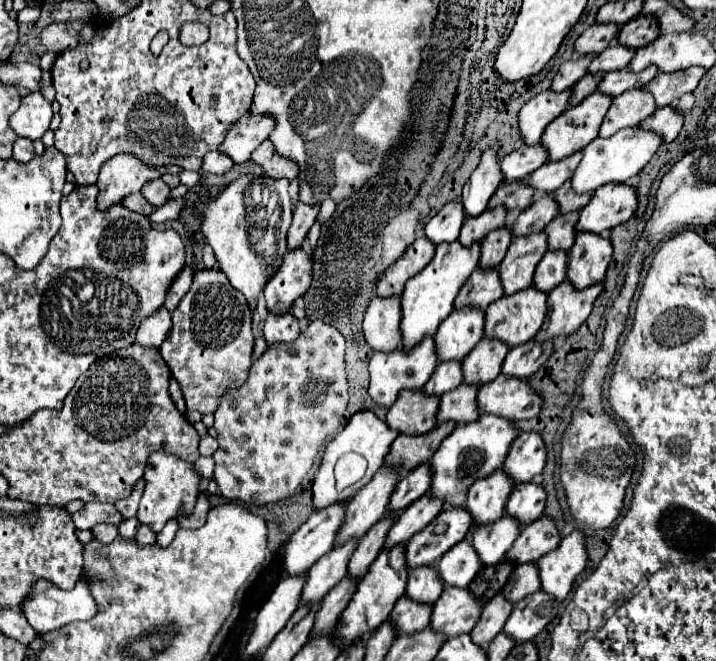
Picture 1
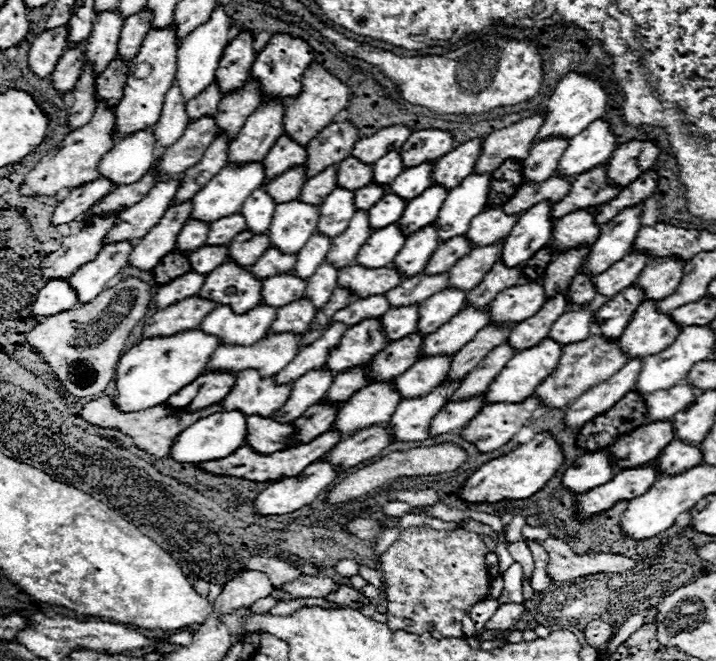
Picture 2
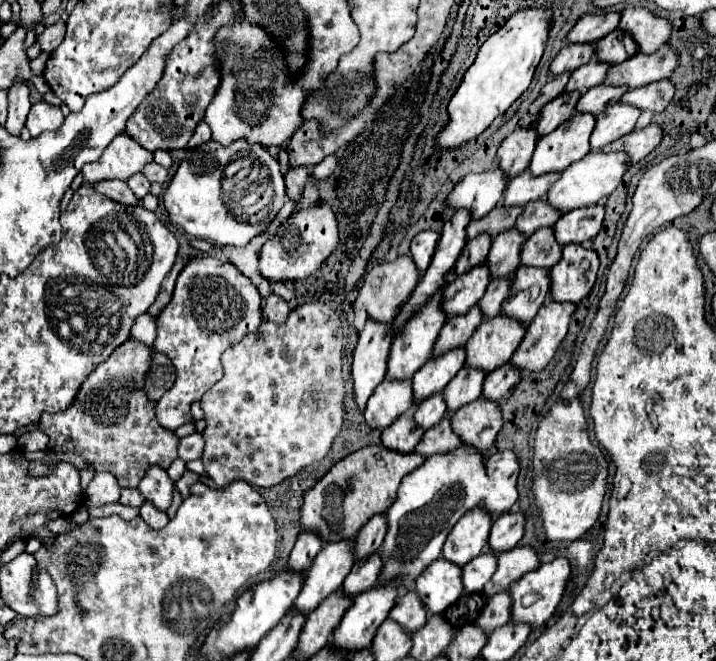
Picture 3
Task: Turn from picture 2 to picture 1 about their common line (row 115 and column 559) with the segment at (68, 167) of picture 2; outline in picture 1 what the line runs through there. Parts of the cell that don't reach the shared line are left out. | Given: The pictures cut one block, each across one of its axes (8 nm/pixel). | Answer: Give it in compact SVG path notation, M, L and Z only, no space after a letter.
M546 90L536 94L532 100L528 100L520 114L518 114L518 126L520 126L520 136L524 144L536 146L540 144L540 136L544 128L566 110L570 98L570 90L564 90L560 94Z

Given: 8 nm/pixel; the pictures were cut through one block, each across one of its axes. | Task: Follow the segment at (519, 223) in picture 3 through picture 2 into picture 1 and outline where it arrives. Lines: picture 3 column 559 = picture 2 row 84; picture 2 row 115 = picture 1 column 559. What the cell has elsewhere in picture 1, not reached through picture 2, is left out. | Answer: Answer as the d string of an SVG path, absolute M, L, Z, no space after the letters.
M564 182L564 186L560 186L556 192L554 192L554 200L558 202L558 210L560 214L566 214L566 212L572 212L572 210L582 210L588 200L592 196L590 194L576 194L570 186L570 182Z

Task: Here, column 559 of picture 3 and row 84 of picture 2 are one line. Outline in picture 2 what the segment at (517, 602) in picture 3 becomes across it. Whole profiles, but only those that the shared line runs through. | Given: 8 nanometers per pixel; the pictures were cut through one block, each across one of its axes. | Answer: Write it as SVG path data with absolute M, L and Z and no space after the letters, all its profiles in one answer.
M578 72L566 74L558 82L558 86L556 86L546 110L544 110L546 120L544 120L538 136L536 136L536 142L544 140L548 136L558 136L558 134L562 134L566 138L580 134L590 122L594 122L596 118L600 118L604 114L606 102L608 102L608 94L606 94L606 90L598 78L590 78L590 76L584 76Z

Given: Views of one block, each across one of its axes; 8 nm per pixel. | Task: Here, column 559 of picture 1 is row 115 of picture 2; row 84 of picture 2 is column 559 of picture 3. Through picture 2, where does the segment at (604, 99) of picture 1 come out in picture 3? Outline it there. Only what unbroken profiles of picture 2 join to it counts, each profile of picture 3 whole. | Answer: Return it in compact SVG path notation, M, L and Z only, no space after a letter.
M576 112L568 122L560 124L548 136L540 136L532 162L532 174L546 174L546 172L562 172L572 162L584 158L590 152L588 138L594 130L596 118L592 114Z

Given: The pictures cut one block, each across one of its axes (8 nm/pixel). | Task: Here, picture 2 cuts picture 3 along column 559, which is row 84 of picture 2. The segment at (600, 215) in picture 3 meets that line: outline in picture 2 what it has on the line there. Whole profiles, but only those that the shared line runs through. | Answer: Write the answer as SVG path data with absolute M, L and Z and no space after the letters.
M242 30L230 42L230 46L226 46L226 50L222 54L222 62L218 66L218 78L216 78L220 82L222 92L236 90L250 76L252 64L256 60L252 42L254 42L254 38L252 38L250 30Z

